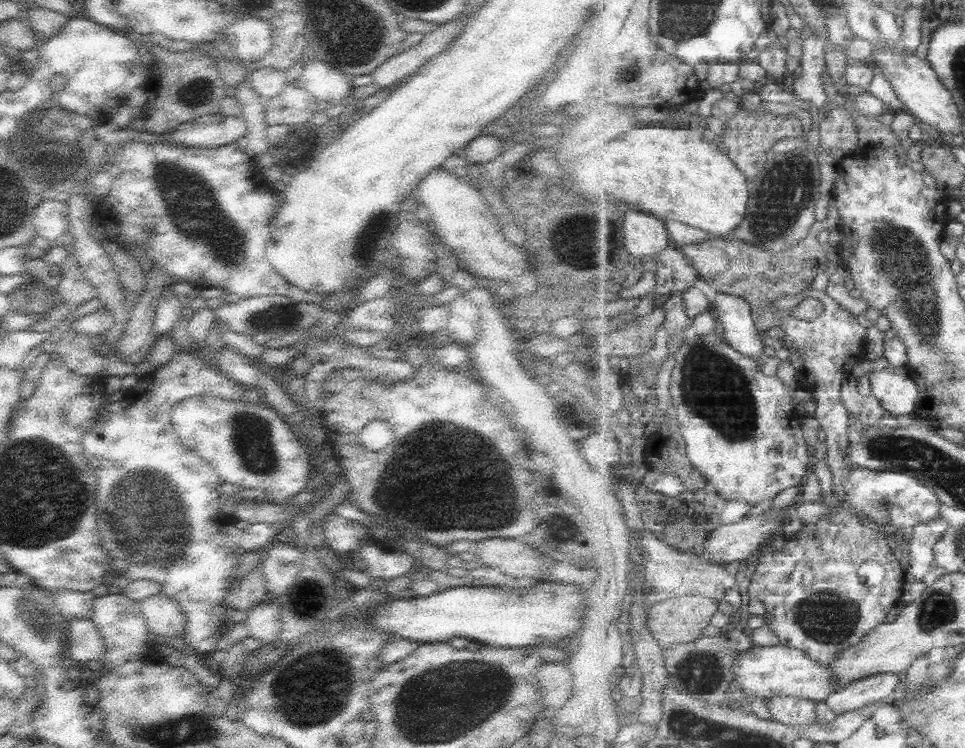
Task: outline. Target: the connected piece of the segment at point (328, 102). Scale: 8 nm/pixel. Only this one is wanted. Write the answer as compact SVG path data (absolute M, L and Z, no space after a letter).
M314 56L303 66L297 85L313 94L323 108L328 108L350 96L353 80L330 63Z

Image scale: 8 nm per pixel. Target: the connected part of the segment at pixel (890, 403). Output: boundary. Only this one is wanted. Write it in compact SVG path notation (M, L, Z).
M891 364L871 373L873 394L882 406L896 417L915 413L922 398L919 381L912 376L908 367Z

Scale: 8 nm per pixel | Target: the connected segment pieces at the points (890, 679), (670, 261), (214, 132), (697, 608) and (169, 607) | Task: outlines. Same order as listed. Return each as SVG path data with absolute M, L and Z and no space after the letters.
M880 673L837 690L825 702L834 709L834 712L844 715L864 708L870 702L881 704L890 701L891 697L896 694L896 688L900 682L902 682L900 673Z
M675 245L662 251L656 261L658 271L655 293L658 296L684 294L686 290L692 290L701 279L686 253L680 252Z
M214 113L202 116L199 119L187 122L186 124L181 124L176 130L171 130L171 132L165 132L165 134L160 135L169 136L166 137L165 143L183 144L191 147L218 148L222 145L238 142L243 136L246 136L248 129L246 119L243 117L242 113L238 116L224 116L222 113Z
M688 595L661 600L649 610L649 627L653 637L661 642L662 648L696 642L704 637L705 628L710 626L714 614L721 610L720 599L704 595Z
M160 592L139 603L151 635L176 638L185 634L187 618L176 600Z

